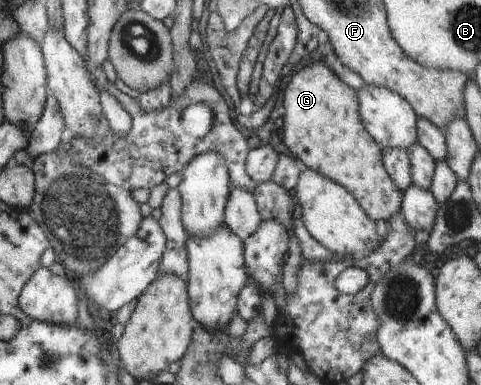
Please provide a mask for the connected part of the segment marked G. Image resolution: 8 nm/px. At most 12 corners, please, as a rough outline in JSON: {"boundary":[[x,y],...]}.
{"boundary":[[324,59],[284,89],[283,142],[370,220],[403,192]]}

